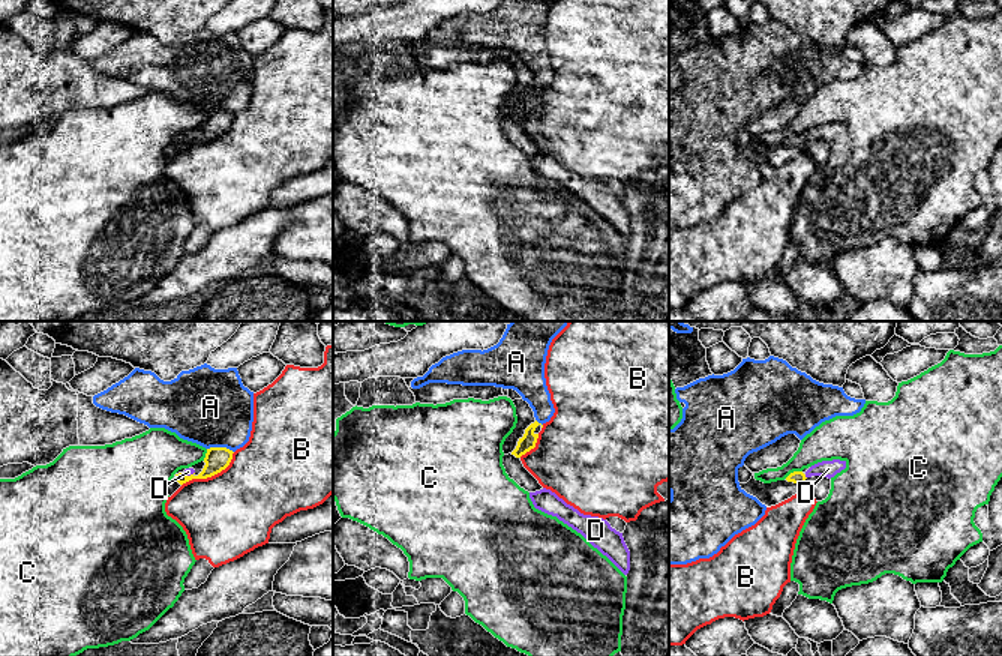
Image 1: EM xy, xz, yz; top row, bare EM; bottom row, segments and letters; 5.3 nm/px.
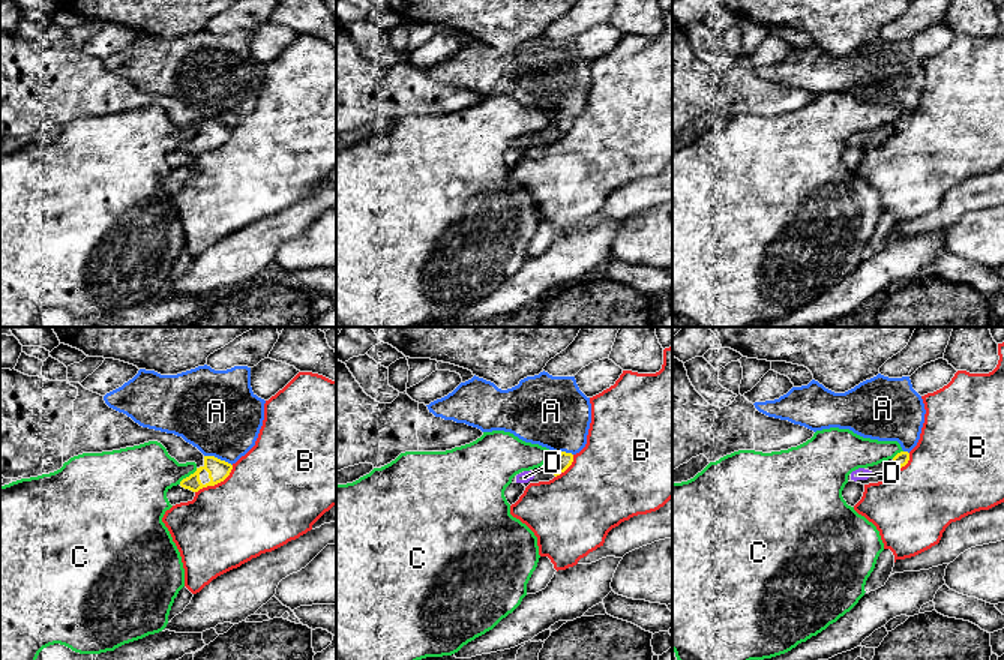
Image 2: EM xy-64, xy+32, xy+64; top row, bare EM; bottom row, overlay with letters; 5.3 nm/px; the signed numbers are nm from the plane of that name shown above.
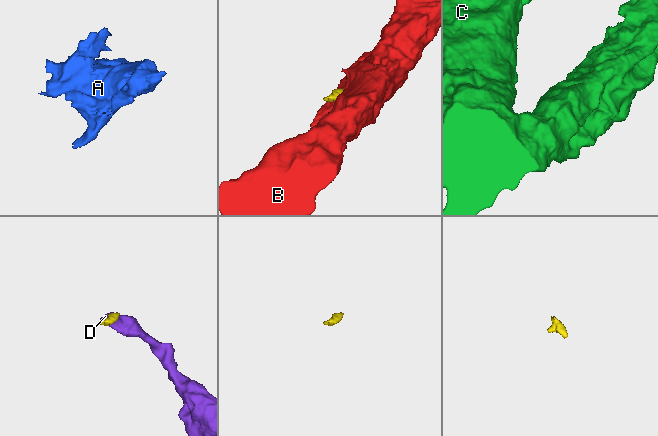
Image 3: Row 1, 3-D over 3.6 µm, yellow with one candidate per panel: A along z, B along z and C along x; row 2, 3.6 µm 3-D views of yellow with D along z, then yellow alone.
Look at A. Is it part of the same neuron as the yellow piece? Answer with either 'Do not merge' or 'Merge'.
Do not merge

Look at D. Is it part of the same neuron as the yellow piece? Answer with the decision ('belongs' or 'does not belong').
belongs

